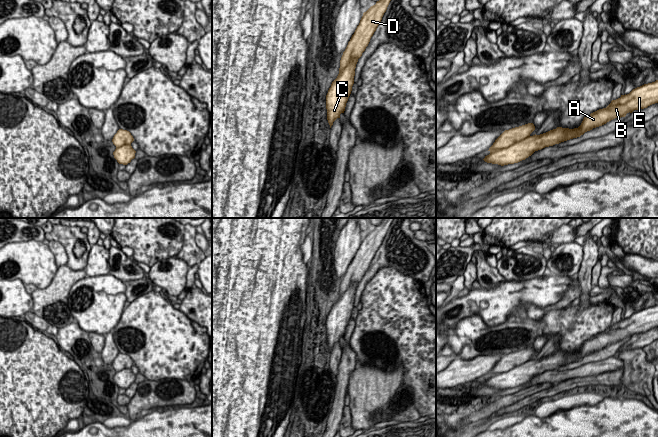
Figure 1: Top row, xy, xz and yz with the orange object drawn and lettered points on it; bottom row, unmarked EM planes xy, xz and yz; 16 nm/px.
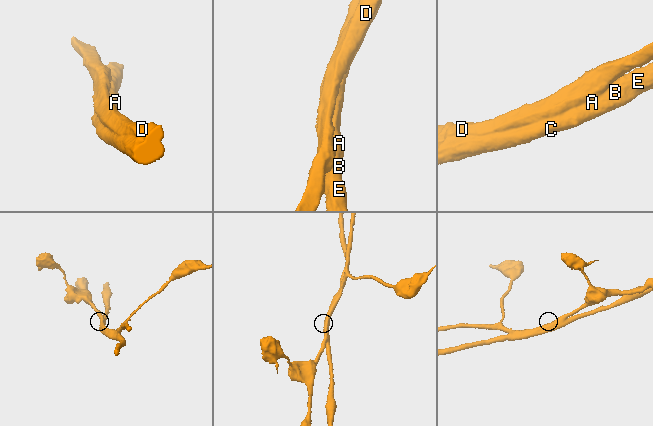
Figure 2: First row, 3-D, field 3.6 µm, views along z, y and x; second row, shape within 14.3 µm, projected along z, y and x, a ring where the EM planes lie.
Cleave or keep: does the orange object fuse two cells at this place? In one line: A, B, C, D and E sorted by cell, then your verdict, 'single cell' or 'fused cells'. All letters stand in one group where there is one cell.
A B C E / D | fused cells

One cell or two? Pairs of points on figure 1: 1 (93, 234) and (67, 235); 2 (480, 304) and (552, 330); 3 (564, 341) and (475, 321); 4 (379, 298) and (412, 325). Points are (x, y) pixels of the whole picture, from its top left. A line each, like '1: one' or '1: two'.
1: two
2: two
3: one
4: one

